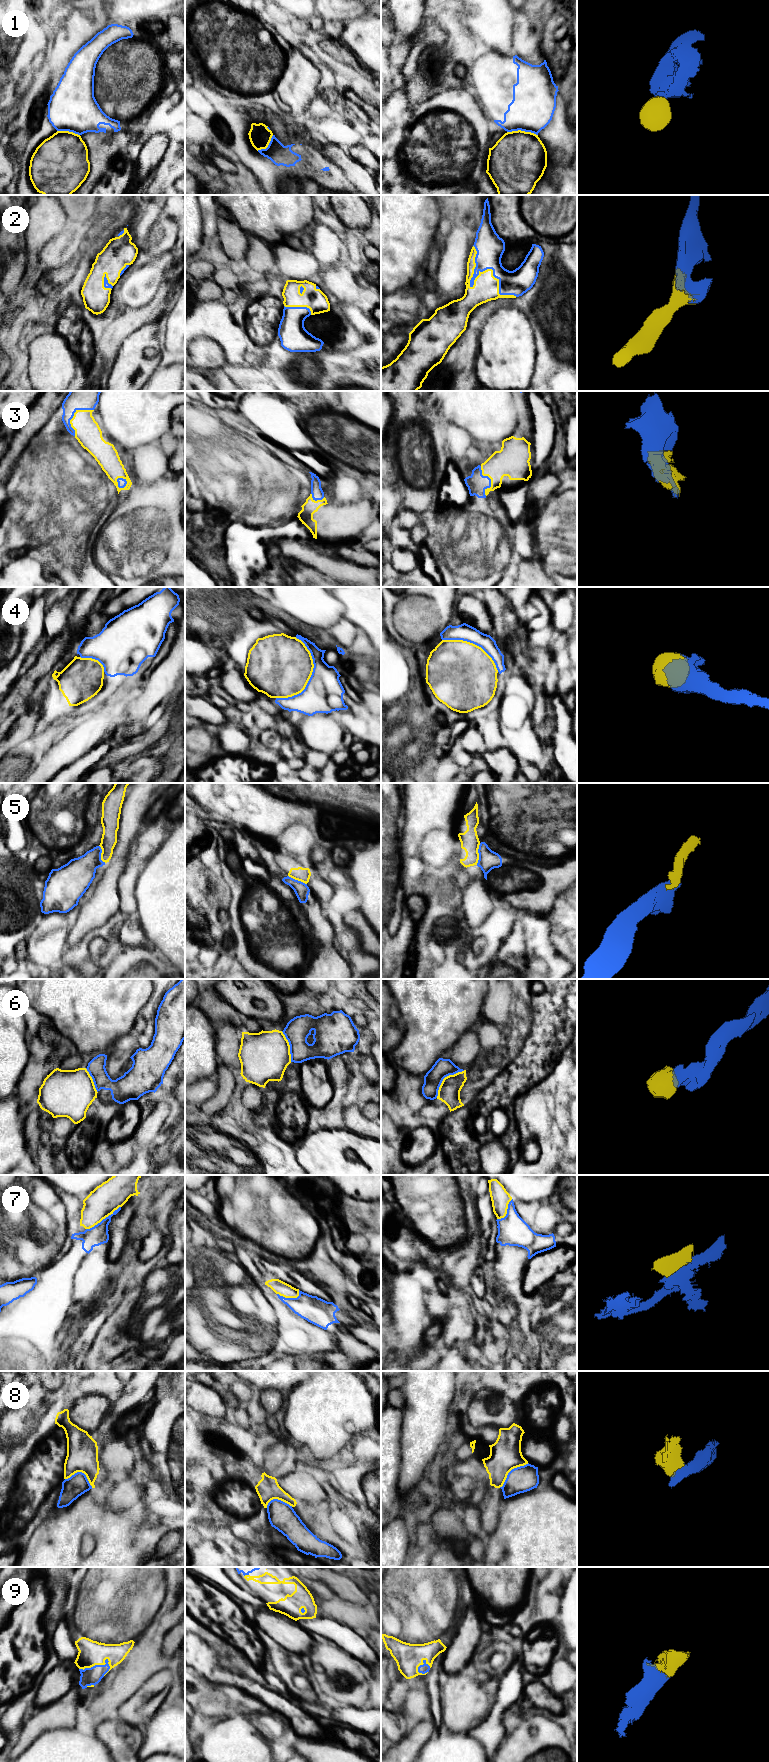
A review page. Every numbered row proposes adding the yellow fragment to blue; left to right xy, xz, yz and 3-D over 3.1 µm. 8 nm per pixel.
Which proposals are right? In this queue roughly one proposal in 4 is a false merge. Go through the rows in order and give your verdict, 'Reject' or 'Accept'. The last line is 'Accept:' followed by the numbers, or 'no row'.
1: Reject
2: Accept
3: Accept
4: Accept
5: Reject
6: Reject
7: Reject
8: Reject
9: Accept
Accept: 2, 3, 4, 9

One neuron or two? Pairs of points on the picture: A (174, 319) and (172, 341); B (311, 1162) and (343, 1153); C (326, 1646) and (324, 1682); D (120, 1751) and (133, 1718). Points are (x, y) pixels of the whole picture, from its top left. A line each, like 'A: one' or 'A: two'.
A: one
B: one
C: one
D: two

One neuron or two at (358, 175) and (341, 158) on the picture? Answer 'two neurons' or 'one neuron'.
one neuron

